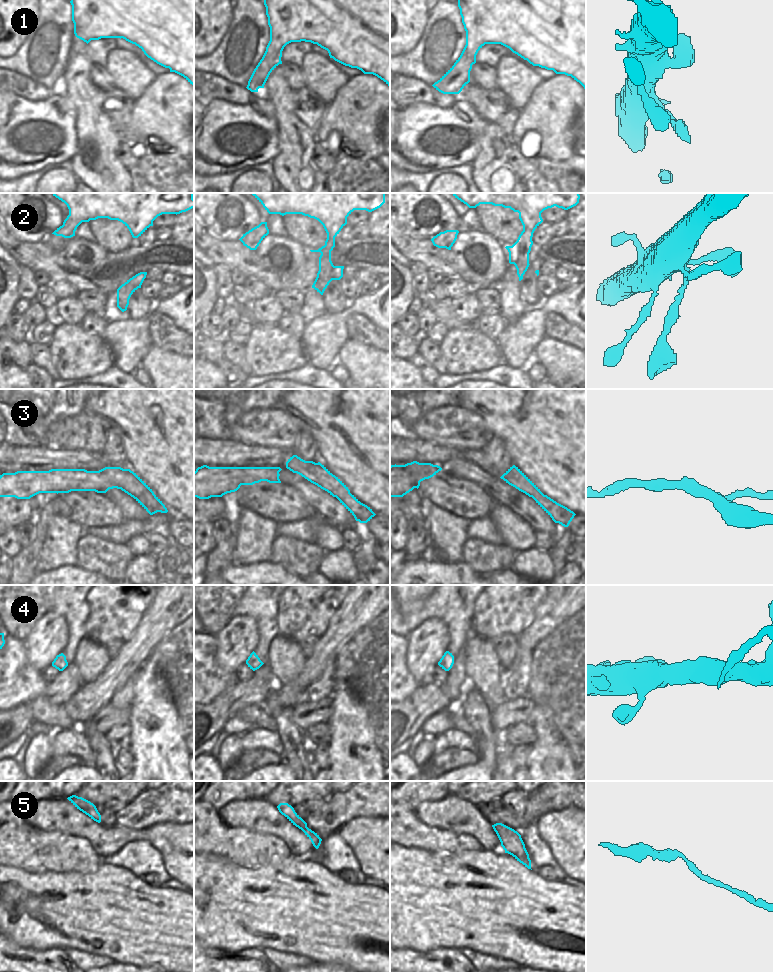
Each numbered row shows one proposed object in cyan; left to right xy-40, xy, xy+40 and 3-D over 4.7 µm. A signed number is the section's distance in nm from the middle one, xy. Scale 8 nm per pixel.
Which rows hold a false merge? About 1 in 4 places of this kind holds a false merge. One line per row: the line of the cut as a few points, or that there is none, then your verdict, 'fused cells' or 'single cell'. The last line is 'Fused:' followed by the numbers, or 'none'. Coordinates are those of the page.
1: cut none; single cell
2: cut none; single cell
3: cut xy (349, 492), (346, 495), (336, 497); fused cells
4: cut none; single cell
5: cut none; single cell
Fused: 3

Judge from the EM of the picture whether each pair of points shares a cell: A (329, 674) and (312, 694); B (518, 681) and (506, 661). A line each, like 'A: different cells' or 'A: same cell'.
A: same cell
B: different cells

